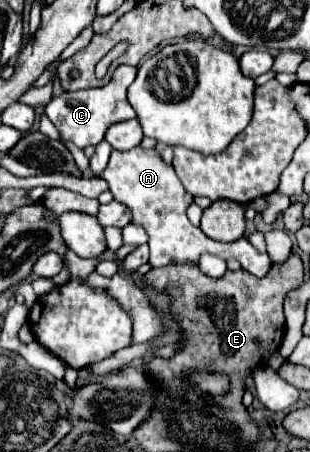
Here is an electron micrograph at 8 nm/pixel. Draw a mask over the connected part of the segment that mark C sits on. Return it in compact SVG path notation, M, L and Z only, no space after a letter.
M119 65L111 77L111 81L105 87L99 89L85 89L75 93L61 93L59 97L53 97L45 105L45 115L51 119L51 123L57 127L63 141L77 145L79 149L85 149L89 145L97 145L103 141L103 135L109 125L135 119L135 111L131 109L127 101L127 87L135 81L137 67Z

